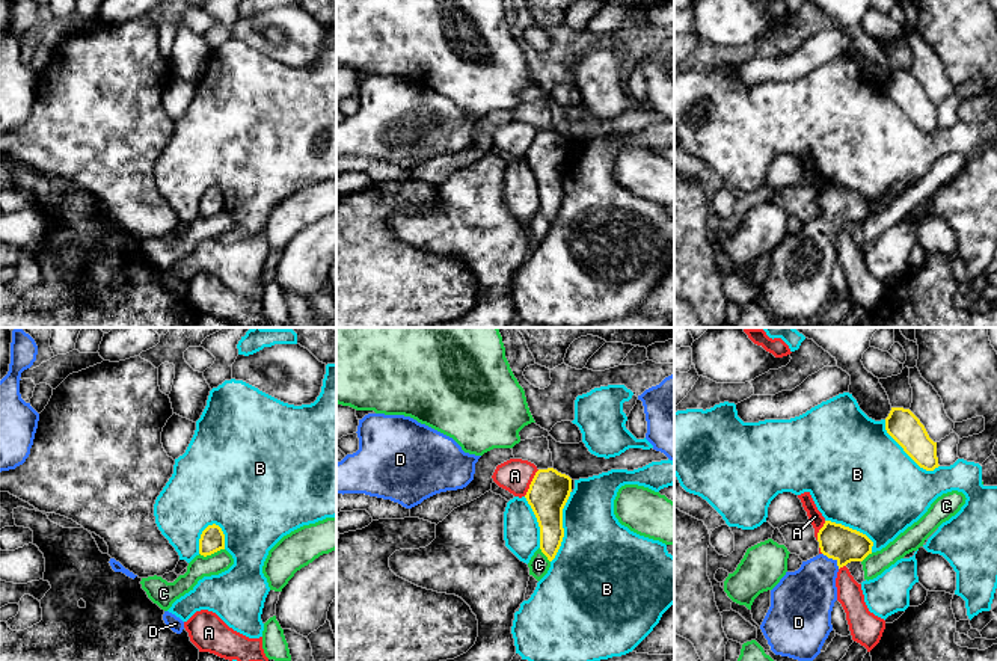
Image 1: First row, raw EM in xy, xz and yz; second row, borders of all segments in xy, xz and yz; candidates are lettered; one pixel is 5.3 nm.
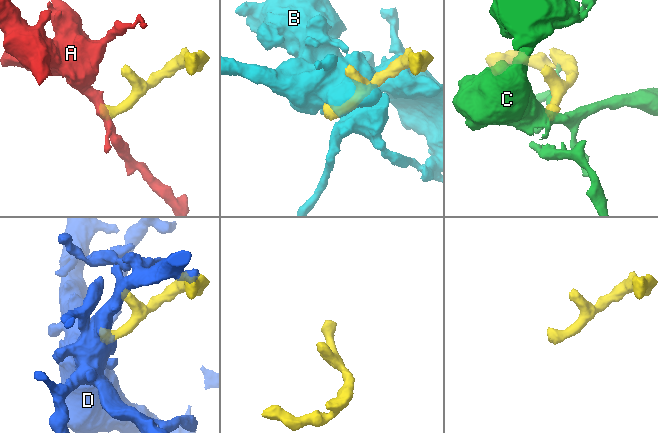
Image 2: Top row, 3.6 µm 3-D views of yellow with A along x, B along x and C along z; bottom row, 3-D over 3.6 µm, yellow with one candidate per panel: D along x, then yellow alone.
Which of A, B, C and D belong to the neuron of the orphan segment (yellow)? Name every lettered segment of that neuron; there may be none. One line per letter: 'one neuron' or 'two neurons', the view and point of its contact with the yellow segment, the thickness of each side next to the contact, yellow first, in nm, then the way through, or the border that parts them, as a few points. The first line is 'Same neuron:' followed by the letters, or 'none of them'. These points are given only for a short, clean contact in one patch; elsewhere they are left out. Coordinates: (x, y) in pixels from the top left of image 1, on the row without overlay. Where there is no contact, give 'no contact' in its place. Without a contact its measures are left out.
Same neuron: D
A: two neurons; meets yellow in xz at (531, 145); 220 nm thick on the yellow side, 180 nm on the other; border along xz (539, 132), (524, 157)
B: two neurons; meets yellow in xz at (561, 189); 220 nm thick on the yellow side, 420 nm on the other
C: two neurons; meets yellow in xy at (211, 215); 130 nm thick on the yellow side, 120 nm on the other
D: one neuron; meets yellow in yz at (833, 221); 190 nm thick on the yellow side, 300 nm on the other

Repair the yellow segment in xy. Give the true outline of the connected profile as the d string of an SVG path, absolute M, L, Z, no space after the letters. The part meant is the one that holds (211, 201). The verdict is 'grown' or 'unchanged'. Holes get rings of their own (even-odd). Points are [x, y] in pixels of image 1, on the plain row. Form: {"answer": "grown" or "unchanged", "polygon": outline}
{"answer": "unchanged", "polygon": "M208 187L199 201L199 216L207 219L220 211L225 211L225 196L219 187Z"}

